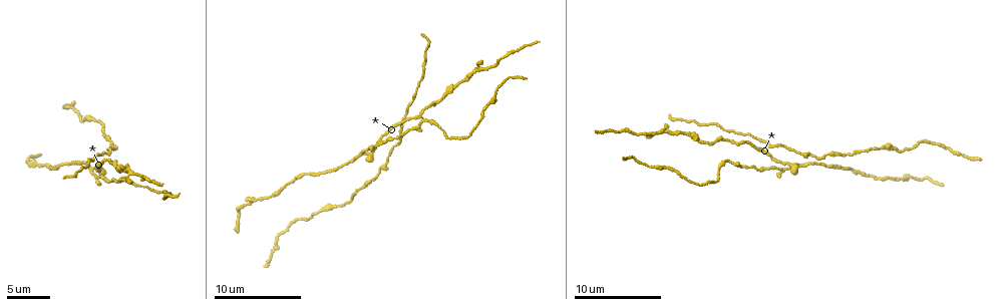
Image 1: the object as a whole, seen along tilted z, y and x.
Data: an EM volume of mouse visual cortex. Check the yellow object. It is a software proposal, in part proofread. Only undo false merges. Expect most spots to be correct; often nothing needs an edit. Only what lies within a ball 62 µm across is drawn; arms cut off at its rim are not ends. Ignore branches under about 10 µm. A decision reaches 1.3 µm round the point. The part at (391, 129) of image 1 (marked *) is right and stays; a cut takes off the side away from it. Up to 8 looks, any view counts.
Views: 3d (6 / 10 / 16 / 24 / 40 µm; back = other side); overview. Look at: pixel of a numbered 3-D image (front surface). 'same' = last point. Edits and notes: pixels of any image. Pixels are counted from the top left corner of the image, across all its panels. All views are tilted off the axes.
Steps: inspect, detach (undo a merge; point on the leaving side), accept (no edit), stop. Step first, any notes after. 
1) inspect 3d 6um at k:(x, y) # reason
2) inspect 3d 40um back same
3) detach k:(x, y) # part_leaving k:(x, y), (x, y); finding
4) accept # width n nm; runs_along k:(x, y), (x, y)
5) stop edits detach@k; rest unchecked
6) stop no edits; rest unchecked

inspect 3d 10um at 1:(442, 98) # thick turns thin

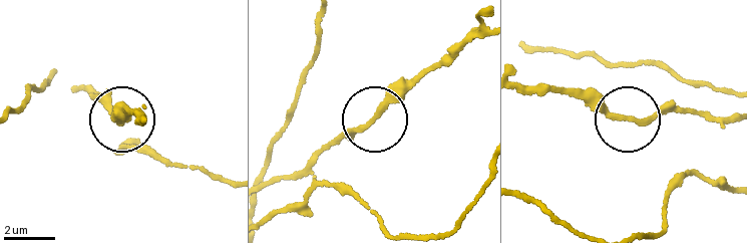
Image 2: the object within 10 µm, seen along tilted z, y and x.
accept # width 210 nm; runs_along 2:(268, 186), (297, 175), (369, 126), (431, 72); one neuron here

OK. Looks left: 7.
inspect 3d 10um at 1:(666, 131) # thick turns thin

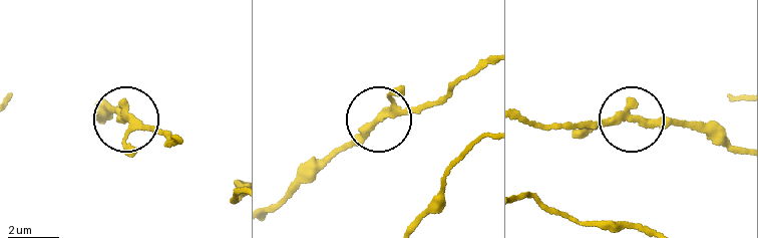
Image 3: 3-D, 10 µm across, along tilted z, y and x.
accept # runs_along 3:(270, 209), (380, 120), (432, 106); continuous, no second neuron

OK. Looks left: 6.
inspect 3d 10um at 1:(750, 143) # four or more arms meet

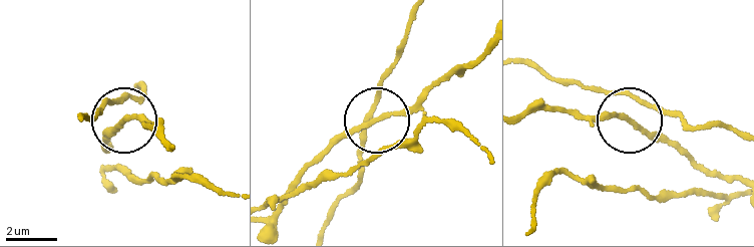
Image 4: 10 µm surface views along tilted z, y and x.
inspect 3d 10um back at 4:(626, 120)

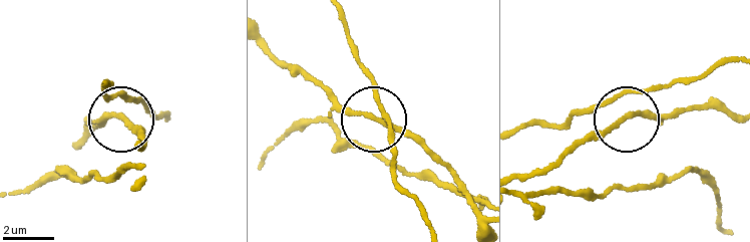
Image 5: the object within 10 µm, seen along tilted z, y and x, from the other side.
accept # arms 4; runs_along 5:(585, 138), (637, 114), (676, 115), (699, 103); one neuron here

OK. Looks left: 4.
inspect 3d 6um at 1:(92, 169) # three-way junction

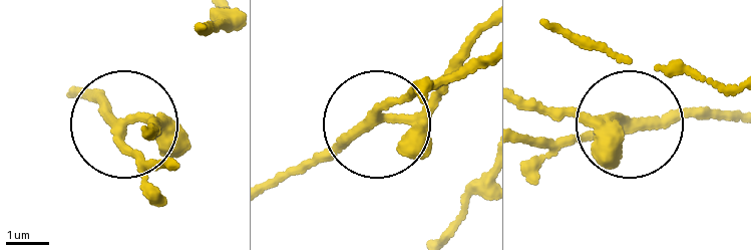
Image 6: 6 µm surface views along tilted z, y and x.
accept # runs_along 6:(486, 23), (430, 106), (377, 116), (290, 173); one neuron here

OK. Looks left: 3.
stop no edits; rest unchecked

